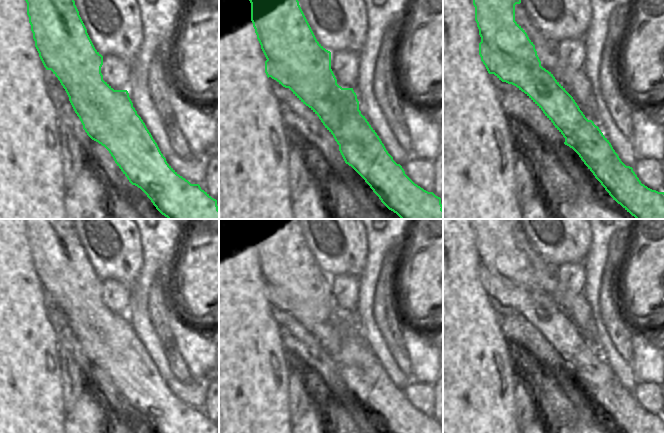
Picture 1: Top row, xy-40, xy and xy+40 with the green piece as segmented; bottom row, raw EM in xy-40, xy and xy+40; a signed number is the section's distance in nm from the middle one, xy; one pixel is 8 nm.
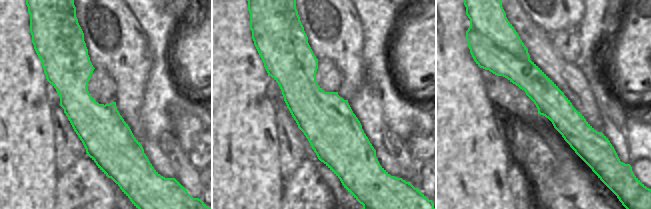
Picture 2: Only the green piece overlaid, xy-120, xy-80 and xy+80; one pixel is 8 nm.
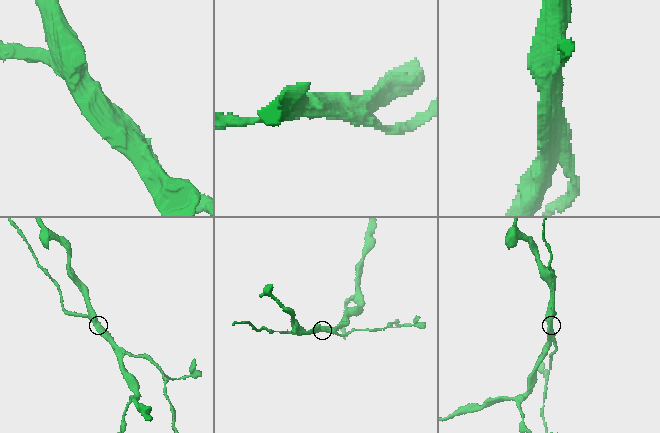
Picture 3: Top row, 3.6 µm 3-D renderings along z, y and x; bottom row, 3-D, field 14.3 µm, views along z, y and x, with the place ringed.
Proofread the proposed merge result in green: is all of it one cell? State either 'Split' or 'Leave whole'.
Split.

